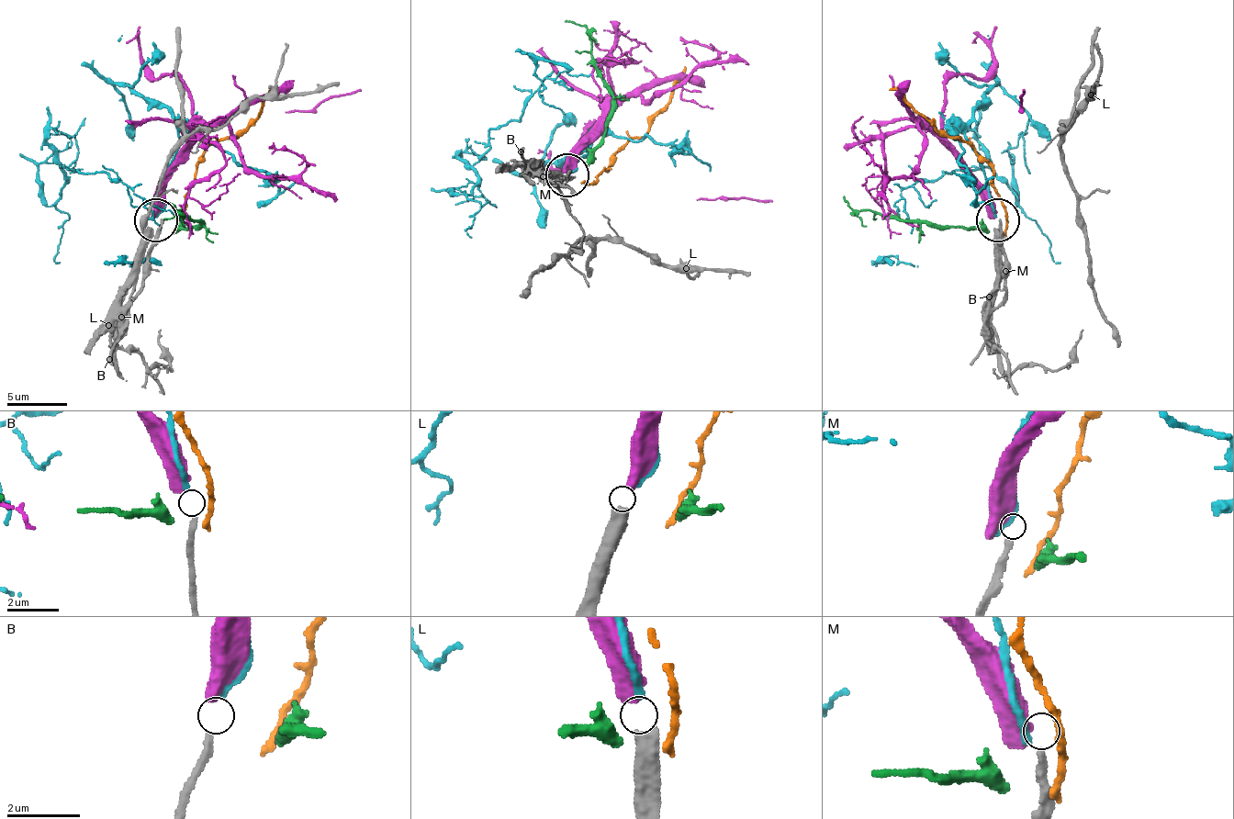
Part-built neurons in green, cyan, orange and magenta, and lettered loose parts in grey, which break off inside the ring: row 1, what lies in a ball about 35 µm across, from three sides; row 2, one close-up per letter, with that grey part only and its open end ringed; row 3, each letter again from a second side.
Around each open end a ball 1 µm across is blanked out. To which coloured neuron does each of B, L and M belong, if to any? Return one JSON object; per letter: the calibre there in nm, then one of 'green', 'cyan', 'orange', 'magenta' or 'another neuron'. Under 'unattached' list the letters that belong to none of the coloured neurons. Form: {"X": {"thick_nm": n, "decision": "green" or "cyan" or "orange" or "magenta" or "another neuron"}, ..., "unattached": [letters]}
{"B": {"thick_nm": 200, "decision": "cyan"}, "L": {"thick_nm": 550, "decision": "magenta"}, "M": {"thick_nm": 220, "decision": "another neuron"}, "unattached": ["M"]}

